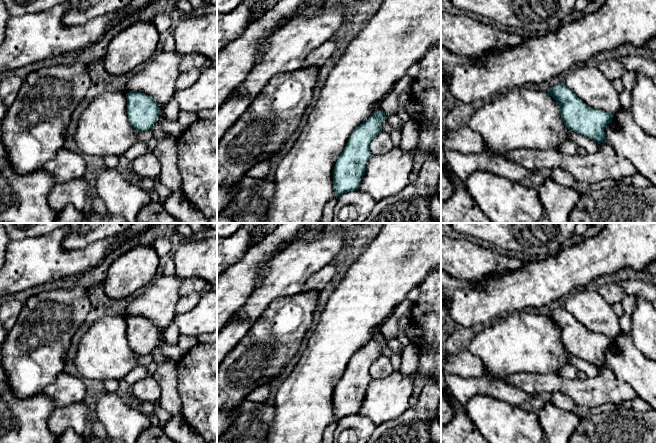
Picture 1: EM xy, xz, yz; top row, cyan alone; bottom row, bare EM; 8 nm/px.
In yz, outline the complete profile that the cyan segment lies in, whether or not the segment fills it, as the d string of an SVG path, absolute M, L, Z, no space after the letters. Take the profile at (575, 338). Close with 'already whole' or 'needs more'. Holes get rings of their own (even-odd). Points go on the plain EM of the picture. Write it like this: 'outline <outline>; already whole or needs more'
outline M564 307L546 315L559 328L562 346L570 355L584 359L598 368L607 366L604 351L612 346L613 337L589 331Z; already whole

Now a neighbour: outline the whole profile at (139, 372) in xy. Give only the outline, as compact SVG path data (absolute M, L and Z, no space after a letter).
M138 365L124 377L124 380L128 384L133 385L138 380L141 380L143 378L152 377L152 376L153 375L150 375L148 373L148 367Z

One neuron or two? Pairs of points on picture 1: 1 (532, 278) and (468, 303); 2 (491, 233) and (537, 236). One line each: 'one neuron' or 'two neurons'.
1: one neuron
2: one neuron

